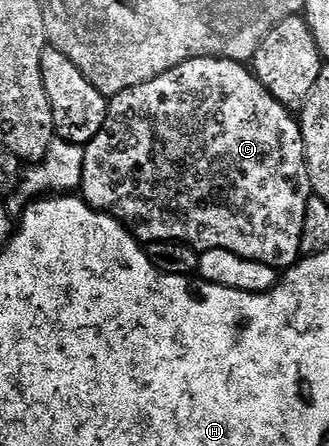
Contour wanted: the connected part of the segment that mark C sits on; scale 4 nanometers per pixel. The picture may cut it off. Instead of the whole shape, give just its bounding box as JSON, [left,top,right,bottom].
[79,56,311,270]

